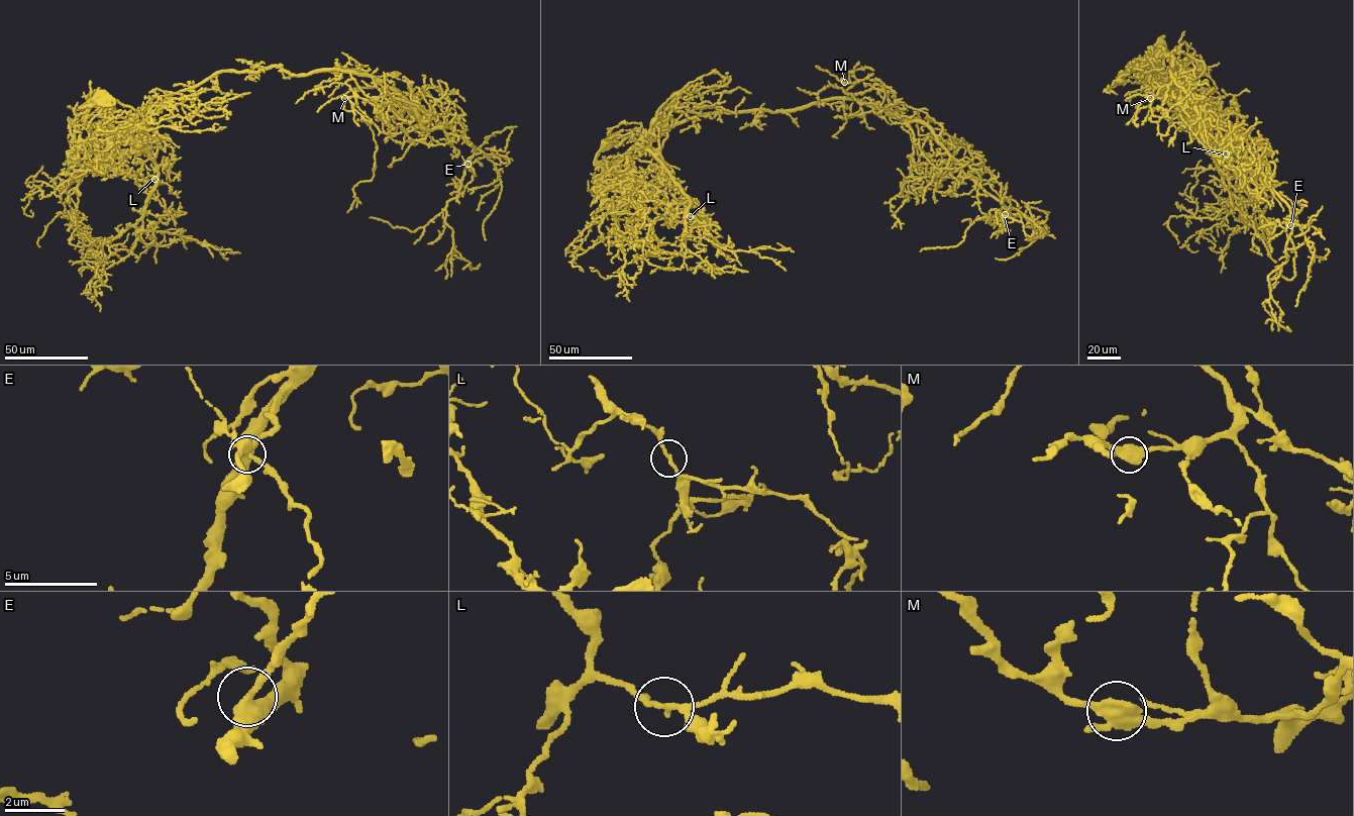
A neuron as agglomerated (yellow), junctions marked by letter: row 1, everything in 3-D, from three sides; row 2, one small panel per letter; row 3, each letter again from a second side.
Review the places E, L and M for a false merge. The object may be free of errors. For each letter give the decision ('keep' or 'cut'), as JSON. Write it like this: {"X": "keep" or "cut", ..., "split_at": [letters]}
{"E": "keep", "L": "keep", "M": "keep", "split_at": []}

